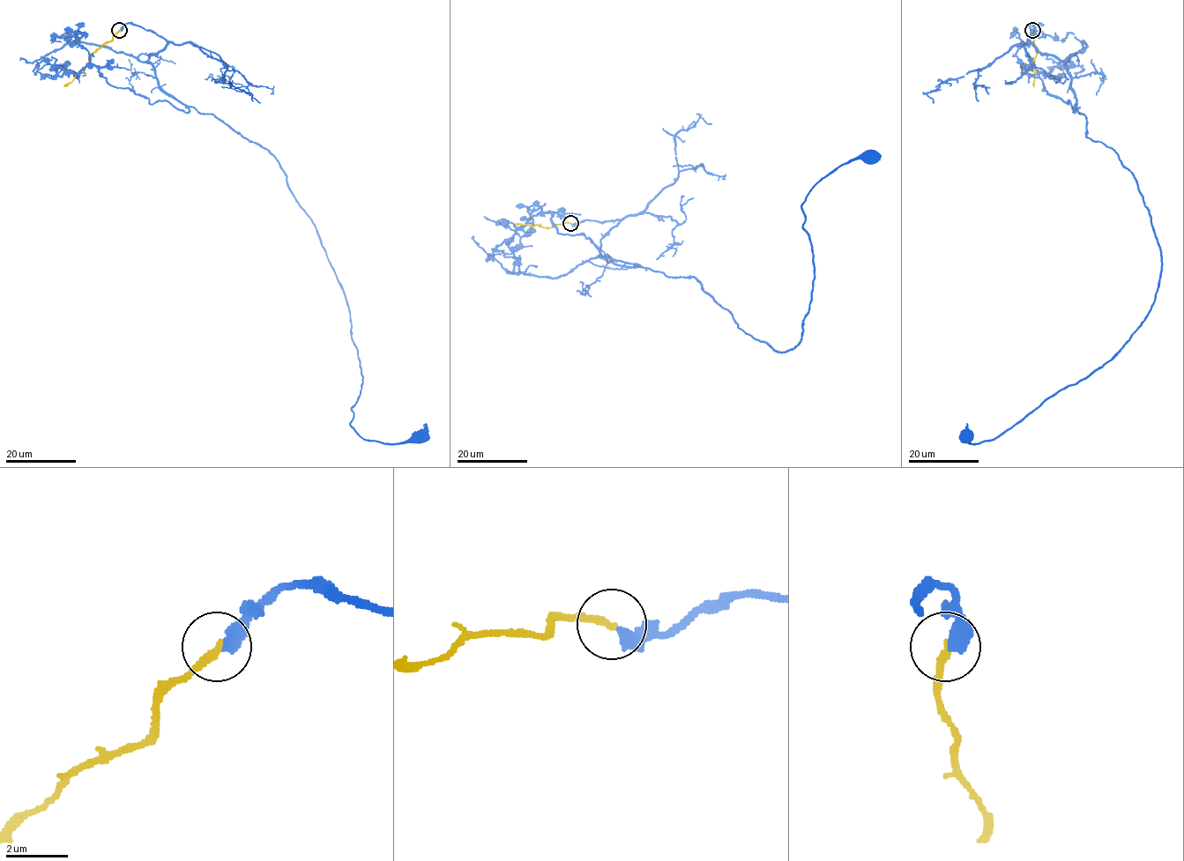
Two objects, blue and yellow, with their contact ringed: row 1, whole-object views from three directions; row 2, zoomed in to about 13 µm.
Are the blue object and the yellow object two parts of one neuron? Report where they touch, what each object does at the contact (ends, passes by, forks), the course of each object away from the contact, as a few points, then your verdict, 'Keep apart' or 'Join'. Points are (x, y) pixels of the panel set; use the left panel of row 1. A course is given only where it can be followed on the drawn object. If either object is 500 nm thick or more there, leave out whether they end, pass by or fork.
Place: (119, 30). At the ring blue ends. At the ring yellow ends. Course of blue: (120, 30), (167, 41), (157, 83), (274, 157), (349, 310), (350, 424), (419, 438). Course of yellow: (120, 30), (89, 57), (89, 63), (64, 86). Join

